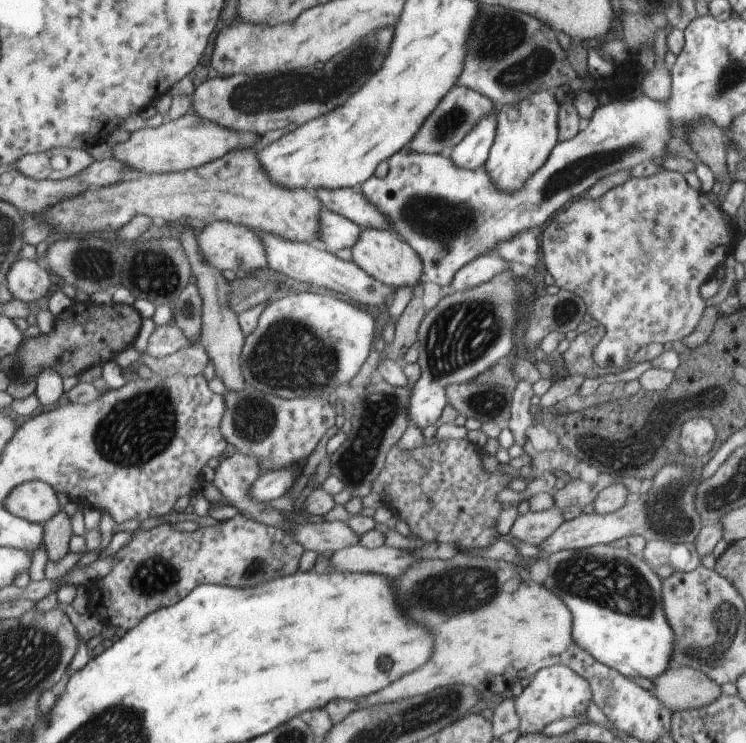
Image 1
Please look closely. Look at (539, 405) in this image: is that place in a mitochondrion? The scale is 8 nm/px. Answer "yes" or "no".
no

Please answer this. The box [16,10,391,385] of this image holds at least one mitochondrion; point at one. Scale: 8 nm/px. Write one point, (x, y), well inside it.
(254, 96)

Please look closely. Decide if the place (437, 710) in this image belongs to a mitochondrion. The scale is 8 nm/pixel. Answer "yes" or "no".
yes

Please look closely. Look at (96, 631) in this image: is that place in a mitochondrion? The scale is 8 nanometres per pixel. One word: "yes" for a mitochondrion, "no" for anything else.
no

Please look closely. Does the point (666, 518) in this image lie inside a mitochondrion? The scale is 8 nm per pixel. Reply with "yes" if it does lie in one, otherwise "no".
yes

